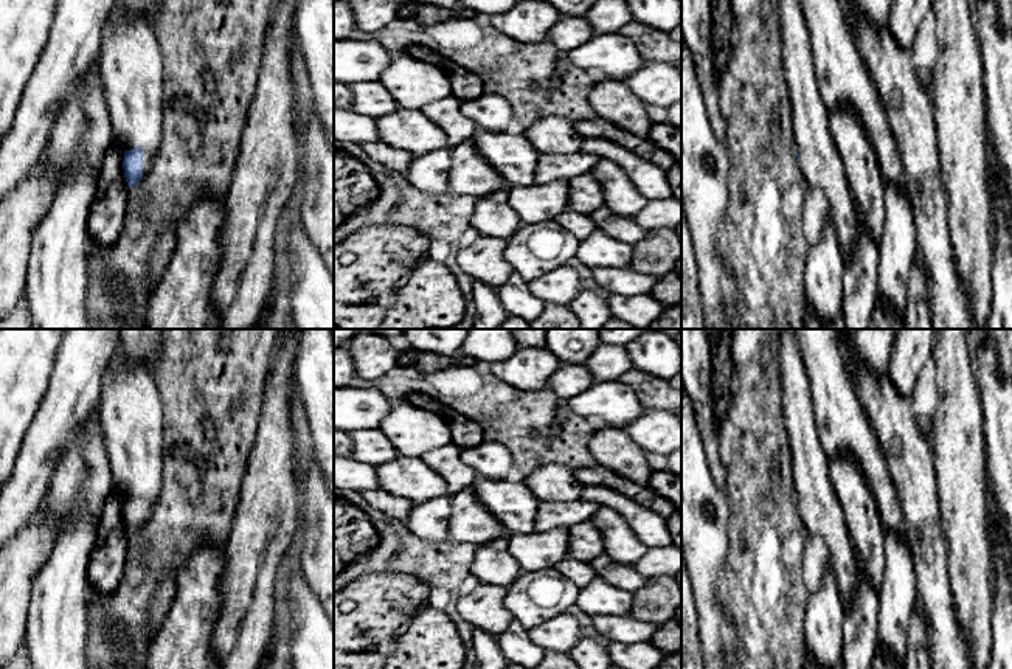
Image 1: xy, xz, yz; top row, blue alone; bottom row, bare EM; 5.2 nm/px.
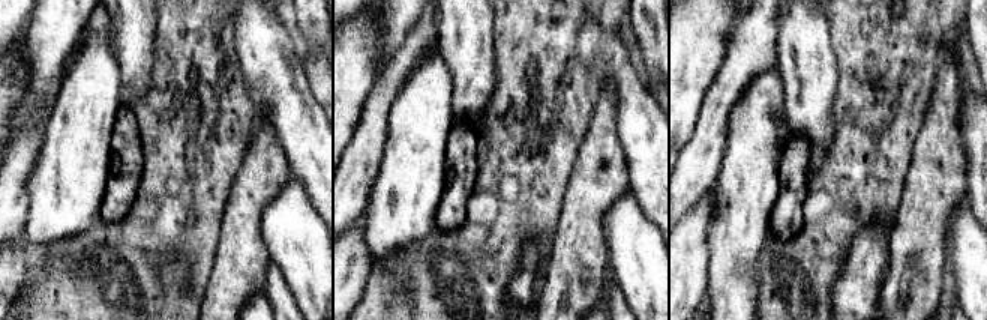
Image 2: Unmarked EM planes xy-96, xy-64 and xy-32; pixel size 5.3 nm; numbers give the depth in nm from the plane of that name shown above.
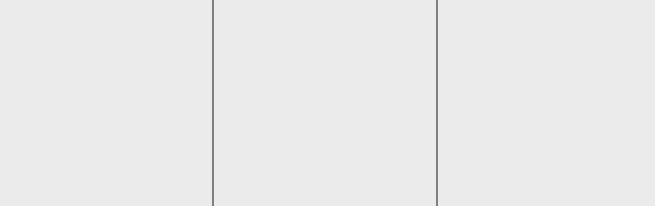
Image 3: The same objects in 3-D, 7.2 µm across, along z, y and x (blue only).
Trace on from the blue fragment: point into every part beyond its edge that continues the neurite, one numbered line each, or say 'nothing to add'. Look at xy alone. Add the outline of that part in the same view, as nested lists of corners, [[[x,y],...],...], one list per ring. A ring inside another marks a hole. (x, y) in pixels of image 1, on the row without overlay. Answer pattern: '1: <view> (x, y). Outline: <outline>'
1: xy (131, 410). Outline: [[[118,340],[115,351],[104,366],[98,411],[113,486],[124,500],[135,494],[143,497],[144,525],[161,490],[163,404],[154,380],[152,366],[144,359],[132,357],[121,340]]]

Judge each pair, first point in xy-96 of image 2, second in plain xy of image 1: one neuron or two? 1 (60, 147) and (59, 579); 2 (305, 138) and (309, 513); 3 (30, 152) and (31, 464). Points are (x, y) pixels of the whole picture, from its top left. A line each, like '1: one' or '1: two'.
1: one
2: one
3: one

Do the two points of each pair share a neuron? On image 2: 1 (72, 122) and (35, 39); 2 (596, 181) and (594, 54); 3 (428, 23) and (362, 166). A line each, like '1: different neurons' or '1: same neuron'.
1: different neurons
2: different neurons
3: same neuron

